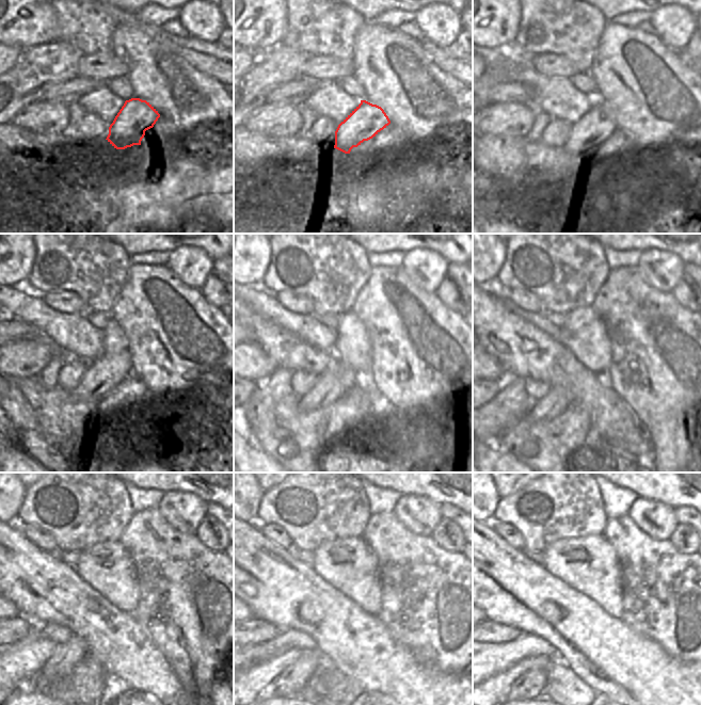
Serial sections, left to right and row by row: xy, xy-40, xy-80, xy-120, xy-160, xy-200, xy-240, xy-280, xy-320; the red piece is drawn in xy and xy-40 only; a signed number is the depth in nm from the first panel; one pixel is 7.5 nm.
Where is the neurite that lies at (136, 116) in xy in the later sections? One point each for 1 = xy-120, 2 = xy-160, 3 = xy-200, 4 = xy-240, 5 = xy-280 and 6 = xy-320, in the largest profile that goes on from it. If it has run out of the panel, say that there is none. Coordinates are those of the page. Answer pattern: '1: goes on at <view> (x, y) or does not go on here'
1: goes on at xy-120 (102, 374)
2: goes on at xy-160 (331, 385)
3: goes on at xy-200 (557, 400)
4: goes on at xy-240 (66, 656)
5: goes on at xy-280 (291, 682)
6: goes on at xy-320 (530, 685)

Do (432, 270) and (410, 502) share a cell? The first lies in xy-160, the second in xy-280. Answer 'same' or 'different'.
same

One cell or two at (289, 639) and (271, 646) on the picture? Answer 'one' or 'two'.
one

